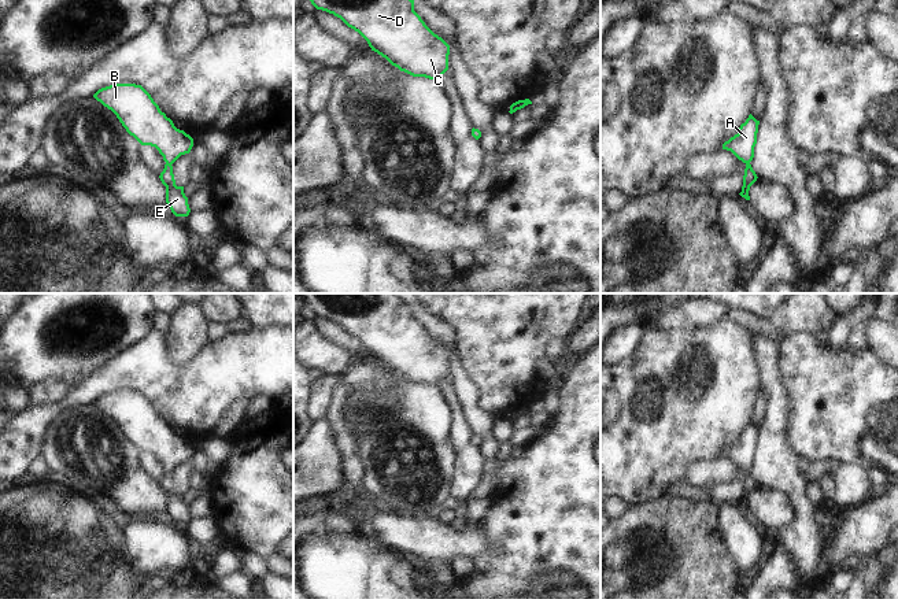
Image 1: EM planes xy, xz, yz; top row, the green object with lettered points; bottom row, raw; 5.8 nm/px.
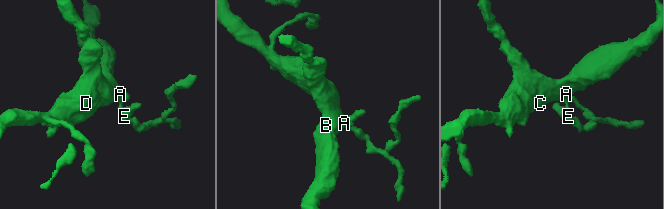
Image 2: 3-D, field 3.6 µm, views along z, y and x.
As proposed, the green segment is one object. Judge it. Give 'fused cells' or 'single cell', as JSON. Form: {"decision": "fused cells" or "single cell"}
{"decision": "single cell"}

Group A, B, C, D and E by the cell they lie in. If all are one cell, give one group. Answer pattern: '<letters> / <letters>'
A B C D E

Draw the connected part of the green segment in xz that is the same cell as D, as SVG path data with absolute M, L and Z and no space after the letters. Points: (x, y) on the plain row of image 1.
M299 293L299 296L317 317L340 325L367 348L372 358L400 378L439 389L448 377L450 352L414 318L414 307L393 293Z

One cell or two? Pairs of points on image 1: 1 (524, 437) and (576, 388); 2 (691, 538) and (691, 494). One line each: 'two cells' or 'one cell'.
1: two cells
2: two cells

